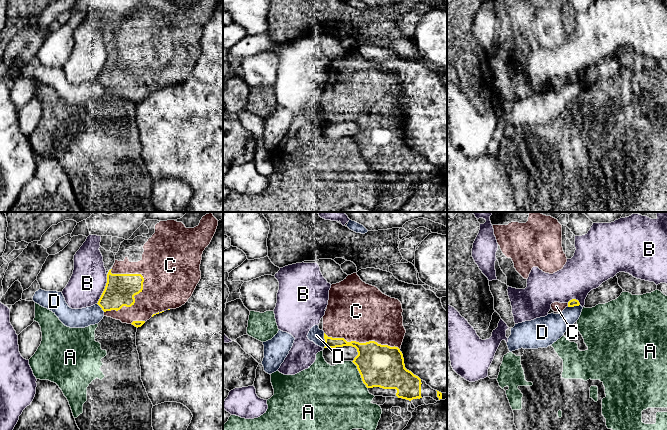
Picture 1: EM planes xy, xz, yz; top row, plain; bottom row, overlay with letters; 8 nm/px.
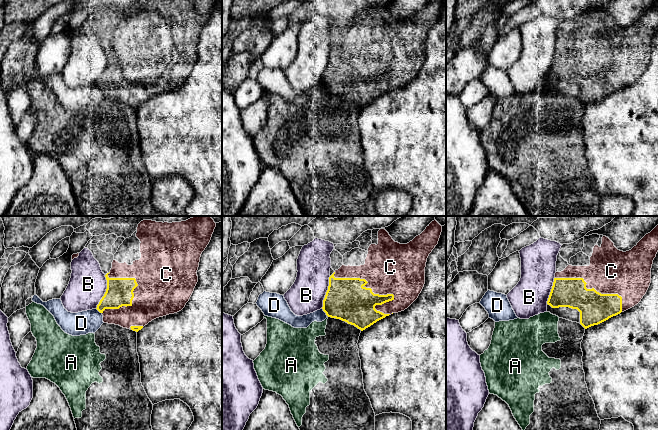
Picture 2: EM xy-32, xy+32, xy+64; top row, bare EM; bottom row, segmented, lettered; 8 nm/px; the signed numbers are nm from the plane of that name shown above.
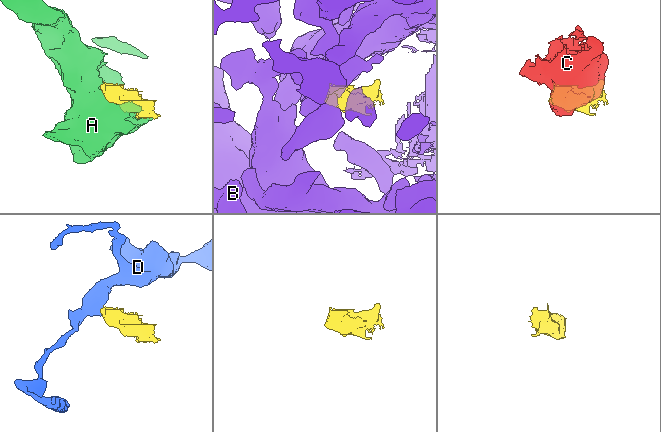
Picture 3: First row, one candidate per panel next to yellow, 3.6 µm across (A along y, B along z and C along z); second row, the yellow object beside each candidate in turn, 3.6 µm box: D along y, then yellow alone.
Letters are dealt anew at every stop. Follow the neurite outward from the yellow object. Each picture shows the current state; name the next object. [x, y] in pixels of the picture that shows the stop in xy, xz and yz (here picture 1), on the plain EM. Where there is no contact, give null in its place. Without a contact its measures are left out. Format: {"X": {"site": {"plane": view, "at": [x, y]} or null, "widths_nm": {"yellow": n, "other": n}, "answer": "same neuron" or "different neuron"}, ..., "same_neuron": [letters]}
{"A": {"site": {"plane": "xz", "at": [360, 150]}, "widths_nm": {"yellow": 340, "other": 460}, "answer": "different neuron"}, "B": {"site": {"plane": "xy", "at": [104, 65]}, "widths_nm": {"yellow": 240, "other": 280}, "answer": "different neuron"}, "C": {"site": {"plane": "xy", "at": [134, 78]}, "widths_nm": {"yellow": 240, "other": 320}, "answer": "same neuron"}, "D": {"site": {"plane": "xz", "at": [325, 116]}, "widths_nm": {"yellow": 90, "other": 120}, "answer": "different neuron"}, "same_neuron": ["C"]}

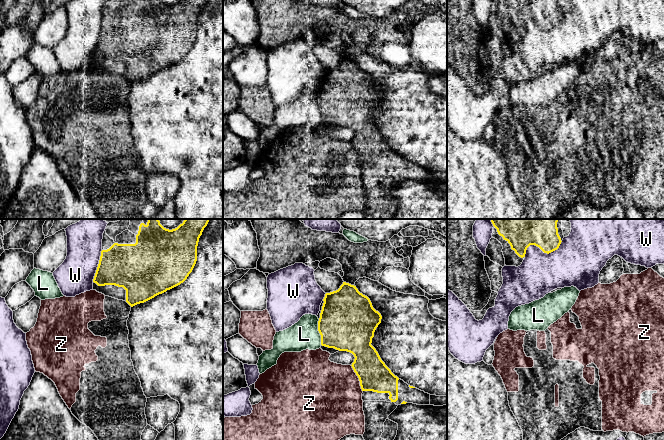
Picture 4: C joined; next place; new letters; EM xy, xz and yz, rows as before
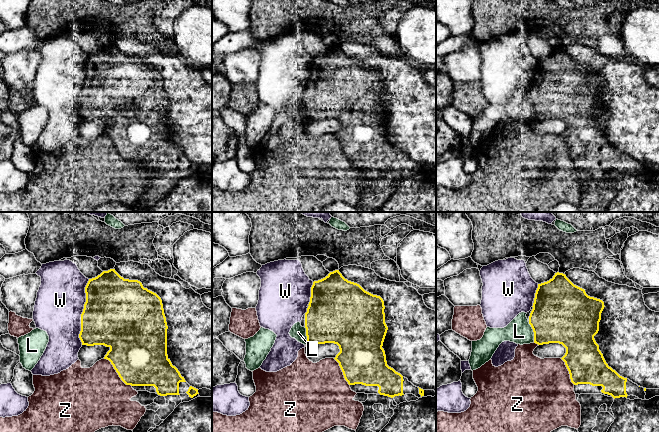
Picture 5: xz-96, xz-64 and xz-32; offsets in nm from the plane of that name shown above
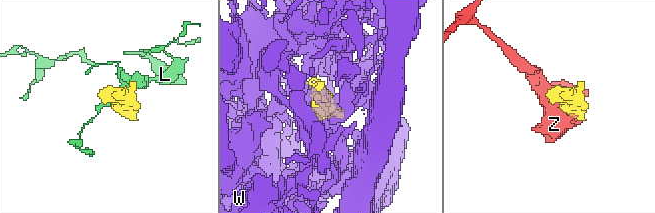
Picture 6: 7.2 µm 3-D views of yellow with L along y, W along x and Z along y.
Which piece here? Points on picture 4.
{"L": {"site": {"plane": "xz", "at": [319, 108]}, "widths_nm": {"yellow": 460, "other": 240}, "answer": "different neuron"}, "W": {"site": {"plane": "yz", "at": [541, 25]}, "widths_nm": {"yellow": 200, "other": 340}, "answer": "different neuron"}, "Z": {"site": {"plane": "xz", "at": [358, 153]}, "widths_nm": {"yellow": 240, "other": 480}, "answer": "different neuron"}, "same_neuron": []}

